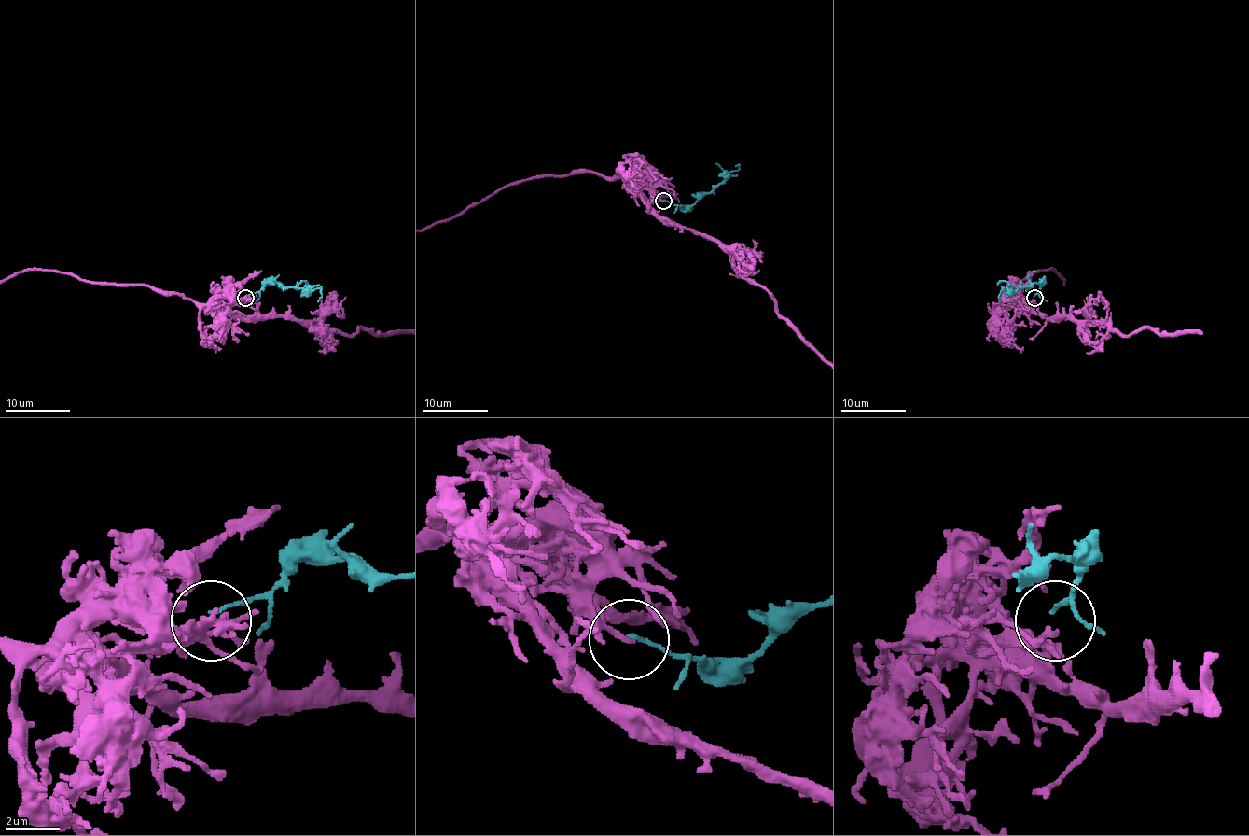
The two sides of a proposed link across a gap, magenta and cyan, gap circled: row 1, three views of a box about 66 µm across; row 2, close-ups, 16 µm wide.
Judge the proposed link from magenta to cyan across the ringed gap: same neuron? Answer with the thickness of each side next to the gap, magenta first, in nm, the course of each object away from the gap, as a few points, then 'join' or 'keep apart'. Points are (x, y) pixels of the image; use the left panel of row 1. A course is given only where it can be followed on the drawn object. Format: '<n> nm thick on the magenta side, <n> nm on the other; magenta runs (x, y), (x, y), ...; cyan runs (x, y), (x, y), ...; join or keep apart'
200 nm thick on the magenta side, 110 nm on the other; magenta runs (245, 299), (216, 296), (205, 304), (144, 285), (21, 270); cyan runs (245, 296), (267, 283), (275, 283), (311, 291), (319, 288), (320, 295), (317, 301); keep apart

